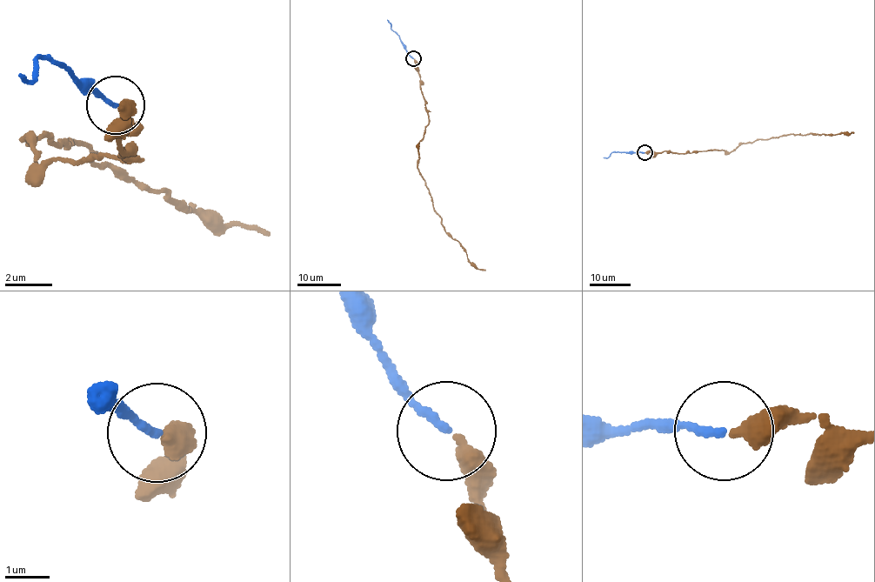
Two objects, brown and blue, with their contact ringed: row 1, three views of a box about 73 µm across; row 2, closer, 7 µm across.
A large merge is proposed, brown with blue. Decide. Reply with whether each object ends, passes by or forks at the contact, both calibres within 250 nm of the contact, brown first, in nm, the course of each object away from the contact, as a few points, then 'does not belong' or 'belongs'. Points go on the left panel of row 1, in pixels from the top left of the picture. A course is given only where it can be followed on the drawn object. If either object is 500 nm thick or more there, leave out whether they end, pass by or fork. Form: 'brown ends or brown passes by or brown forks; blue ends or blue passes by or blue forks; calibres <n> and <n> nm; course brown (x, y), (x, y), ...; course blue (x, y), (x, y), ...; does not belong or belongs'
brown ends; blue ends; calibres 400 and 180 nm; course brown (116, 110), (124, 126), (131, 118), (117, 145), (128, 158), (30, 175), (23, 142), (49, 133), (270, 237); course blue (117, 103), (74, 75), (39, 59), (29, 82), (21, 73); belongs

